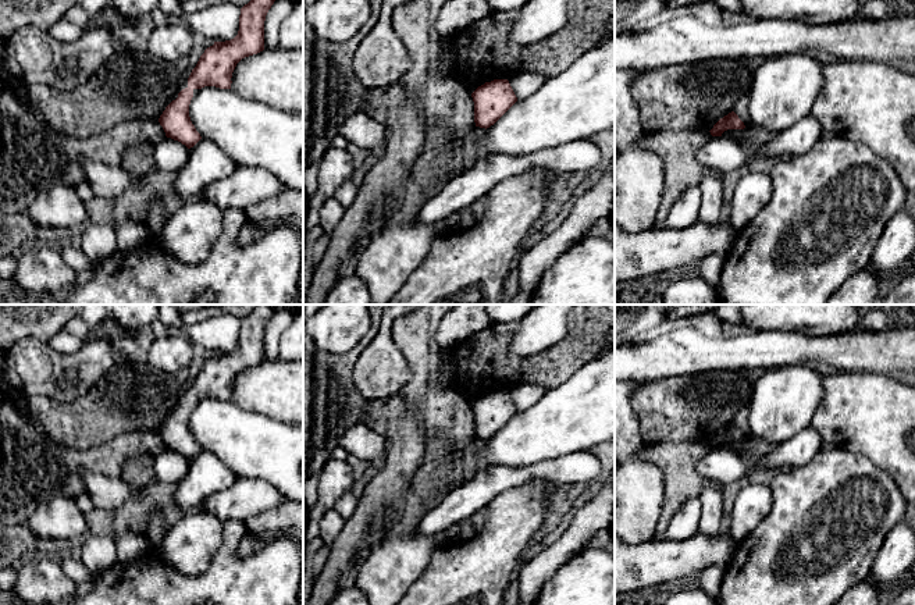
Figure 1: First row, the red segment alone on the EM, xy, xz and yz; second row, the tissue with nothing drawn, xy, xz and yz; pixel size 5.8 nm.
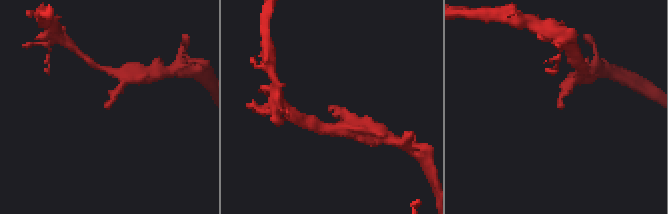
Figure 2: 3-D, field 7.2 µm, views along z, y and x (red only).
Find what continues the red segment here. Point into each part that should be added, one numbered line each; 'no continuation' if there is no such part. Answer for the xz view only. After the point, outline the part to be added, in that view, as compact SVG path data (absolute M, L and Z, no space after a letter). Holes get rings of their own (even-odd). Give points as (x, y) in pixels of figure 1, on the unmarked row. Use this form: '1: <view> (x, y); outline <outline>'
no continuation

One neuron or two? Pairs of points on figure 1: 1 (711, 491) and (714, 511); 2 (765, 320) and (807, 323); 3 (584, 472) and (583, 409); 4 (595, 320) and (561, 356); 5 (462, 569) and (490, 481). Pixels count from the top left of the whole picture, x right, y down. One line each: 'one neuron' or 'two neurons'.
1: one neuron
2: one neuron
3: two neurons
4: one neuron
5: two neurons

